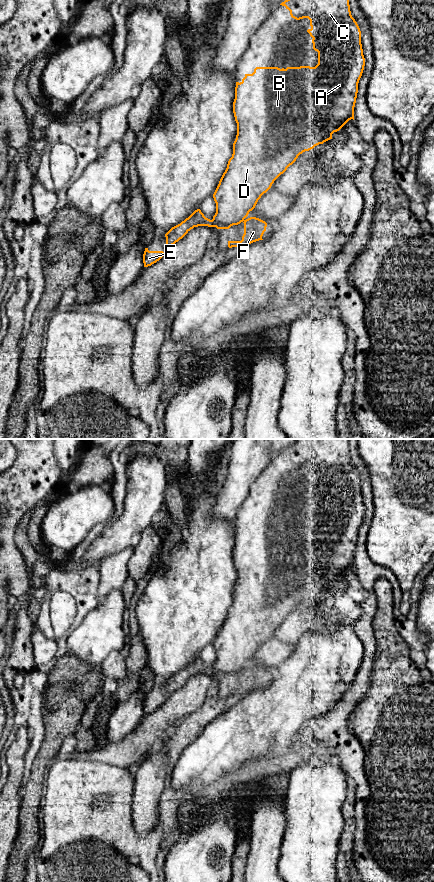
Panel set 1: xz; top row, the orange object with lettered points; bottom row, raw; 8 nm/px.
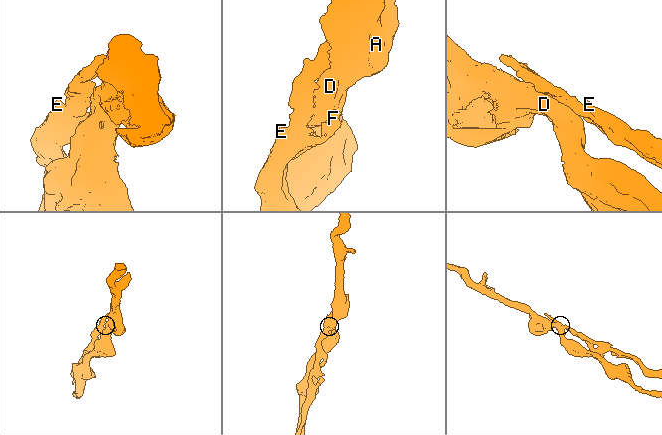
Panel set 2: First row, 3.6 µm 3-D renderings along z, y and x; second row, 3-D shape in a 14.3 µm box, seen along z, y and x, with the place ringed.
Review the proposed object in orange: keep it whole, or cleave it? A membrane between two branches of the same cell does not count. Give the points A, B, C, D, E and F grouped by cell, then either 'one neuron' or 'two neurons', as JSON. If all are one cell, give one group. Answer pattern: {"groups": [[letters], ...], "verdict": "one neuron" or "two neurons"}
{"groups": [["A", "B", "C", "D"], ["E", "F"]], "verdict": "two neurons"}

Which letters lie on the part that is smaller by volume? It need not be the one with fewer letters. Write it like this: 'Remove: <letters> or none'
Remove: E, F

